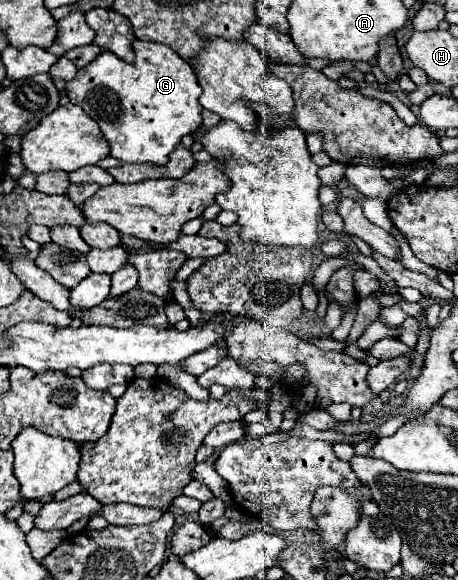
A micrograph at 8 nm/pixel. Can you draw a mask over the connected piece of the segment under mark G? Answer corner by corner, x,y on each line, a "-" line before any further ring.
136,39
136,59
126,63
110,51
102,51
94,63
78,69
74,81
66,81
66,91
72,103
78,103
98,125
104,139
110,143
110,157
124,163
146,163
146,165
166,165
168,155
180,143
184,135
192,135
202,125
202,105
198,97
202,93
196,75
178,53
168,45
140,41

